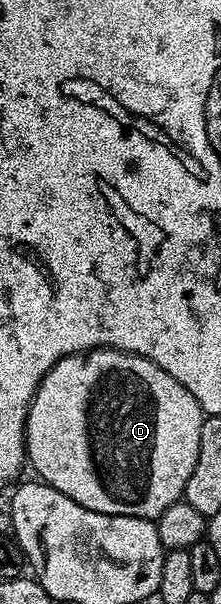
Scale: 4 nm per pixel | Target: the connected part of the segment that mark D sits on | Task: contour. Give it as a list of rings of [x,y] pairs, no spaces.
[[[91,348],[88,352],[73,352],[71,356],[62,356],[54,363],[48,371],[42,375],[42,380],[38,384],[30,409],[26,415],[26,459],[29,467],[34,467],[34,472],[39,481],[49,484],[51,488],[60,490],[72,502],[84,506],[88,510],[96,510],[100,514],[109,516],[139,516],[145,520],[154,520],[168,506],[179,503],[183,499],[188,478],[192,478],[192,470],[196,470],[196,458],[200,454],[200,430],[204,413],[201,406],[156,362],[152,362],[143,356],[137,356],[131,352],[121,352],[115,348]]]

